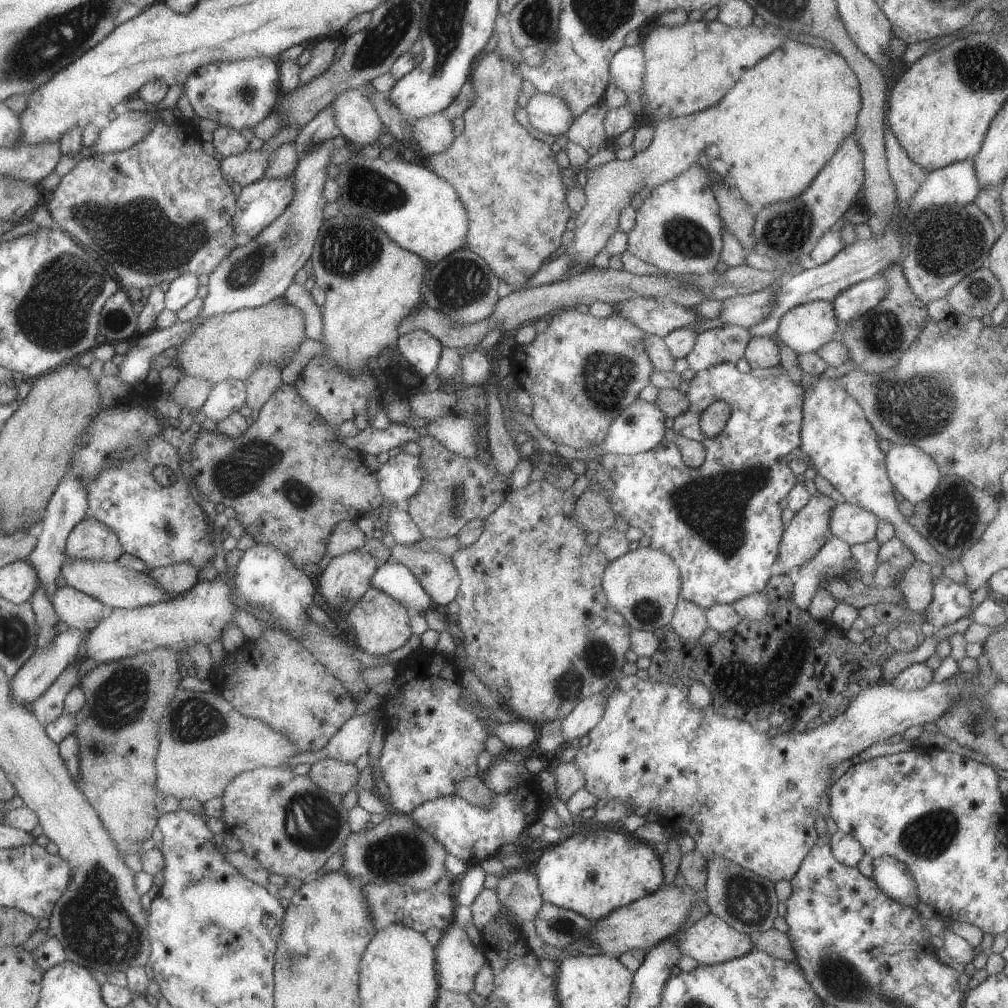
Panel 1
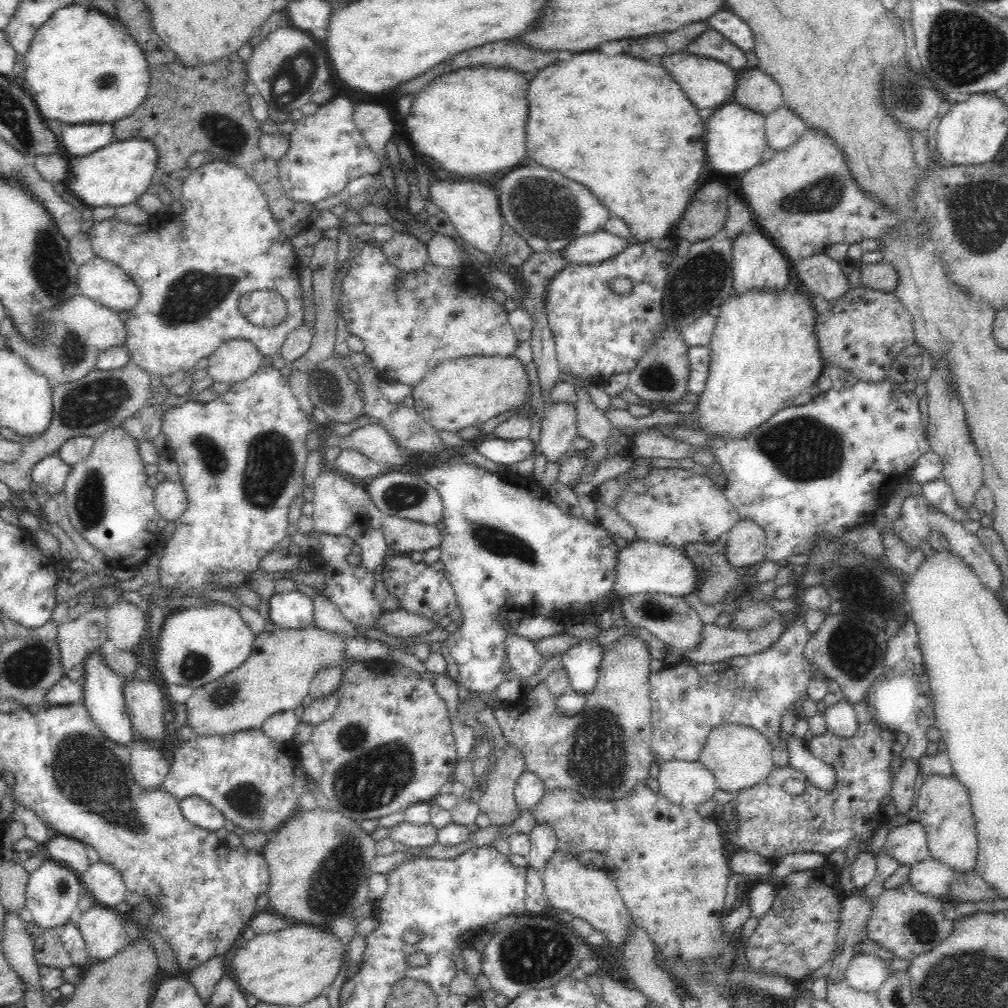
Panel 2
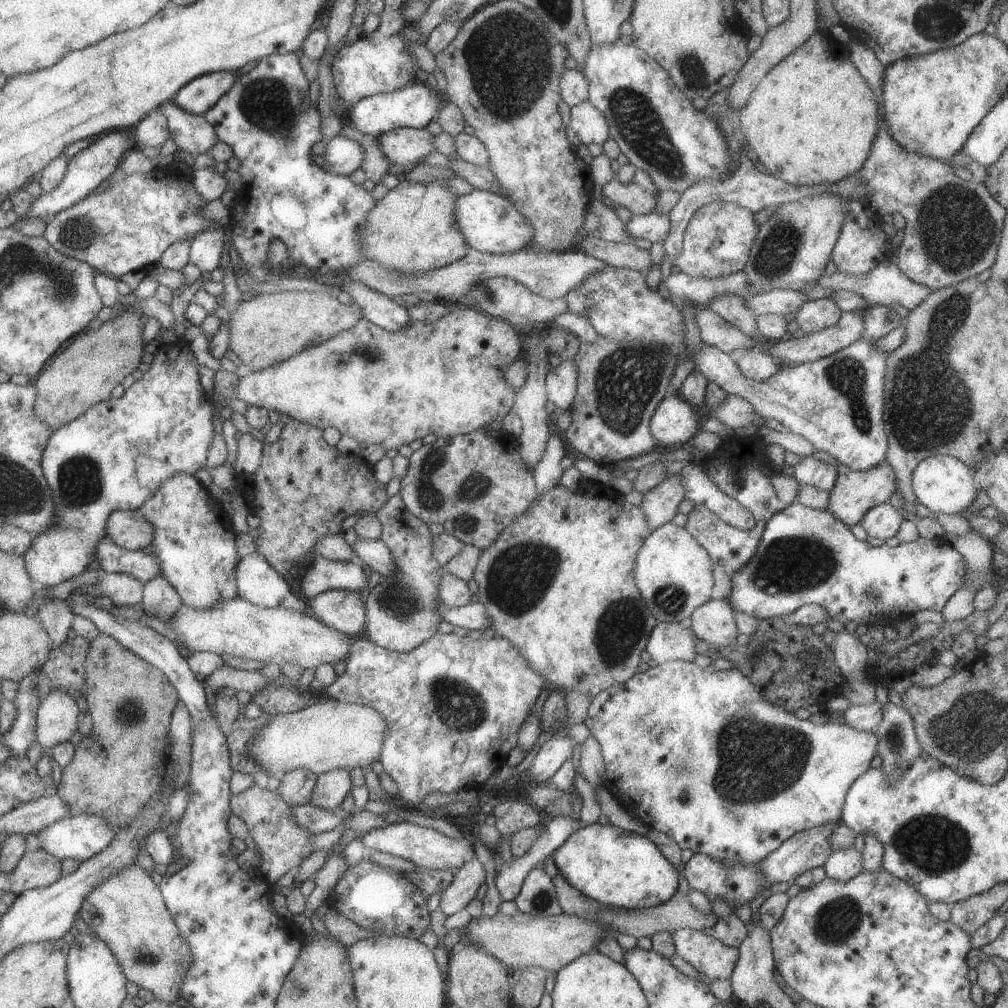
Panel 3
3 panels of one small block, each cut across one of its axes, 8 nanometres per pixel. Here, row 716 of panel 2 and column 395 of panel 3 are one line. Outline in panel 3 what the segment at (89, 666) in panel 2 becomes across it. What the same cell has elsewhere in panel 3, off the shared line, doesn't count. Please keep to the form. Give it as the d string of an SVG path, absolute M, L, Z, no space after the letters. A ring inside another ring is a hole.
M417 80L403 89L372 95L354 103L348 110L347 122L365 135L375 137L402 127L425 129L430 122L436 120L443 103L440 92L431 90L427 83Z

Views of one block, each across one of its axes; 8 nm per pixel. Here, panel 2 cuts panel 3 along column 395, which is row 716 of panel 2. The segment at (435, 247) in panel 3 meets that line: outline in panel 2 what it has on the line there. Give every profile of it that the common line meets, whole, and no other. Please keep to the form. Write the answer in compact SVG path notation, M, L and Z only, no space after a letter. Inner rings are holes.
M274 625L273 630L263 629L253 640L246 662L226 676L220 676L214 682L194 689L192 696L185 702L187 722L194 735L225 735L228 733L260 729L263 722L274 713L294 710L302 705L302 700L309 694L309 689L320 668L340 668L347 659L346 641L342 633L330 632L310 625L306 628L282 628Z

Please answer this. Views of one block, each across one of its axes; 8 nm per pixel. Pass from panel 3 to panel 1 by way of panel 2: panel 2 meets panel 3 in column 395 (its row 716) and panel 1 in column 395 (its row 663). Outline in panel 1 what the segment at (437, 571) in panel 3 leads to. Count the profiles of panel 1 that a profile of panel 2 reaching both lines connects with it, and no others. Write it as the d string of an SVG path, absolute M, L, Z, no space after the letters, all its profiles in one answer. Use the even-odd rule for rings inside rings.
M368 588L368 592L355 602L347 612L348 620L352 622L356 640L359 648L368 654L383 656L400 648L406 649L414 640L414 635L410 630L411 612L404 608L402 604L396 602L394 598L384 594L378 588Z

